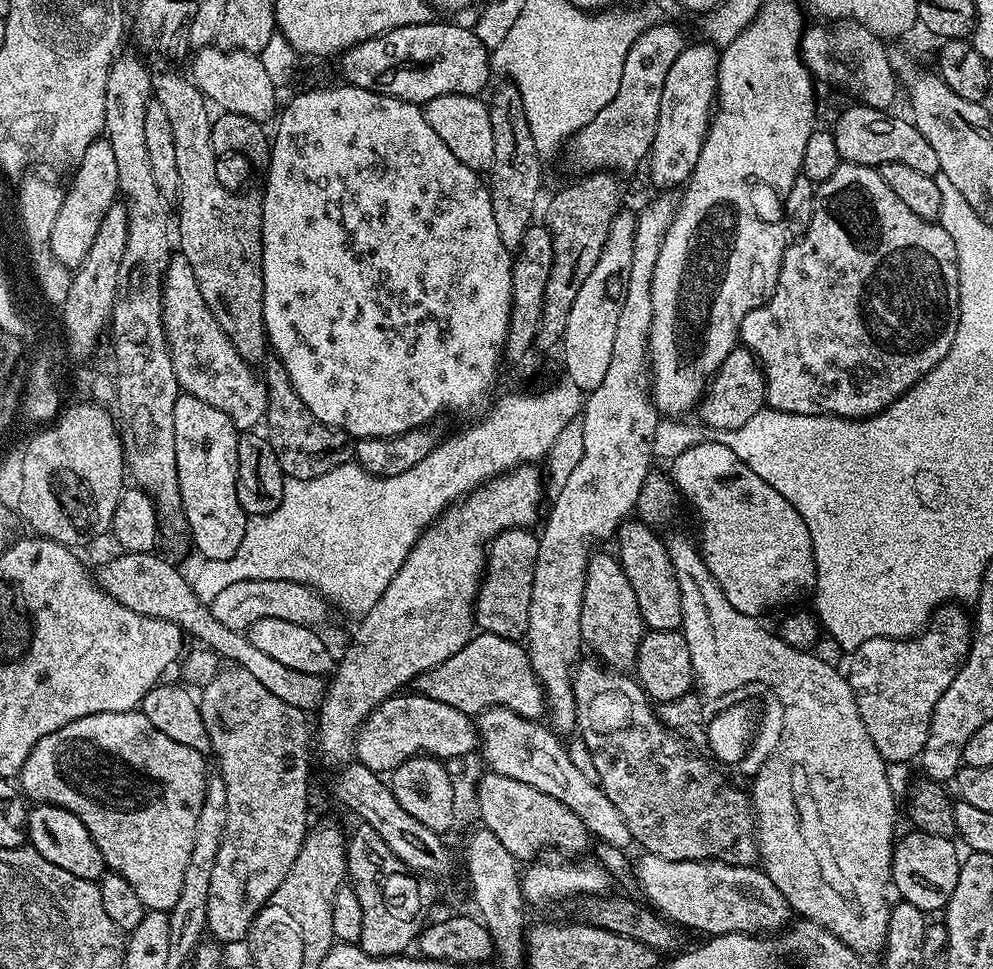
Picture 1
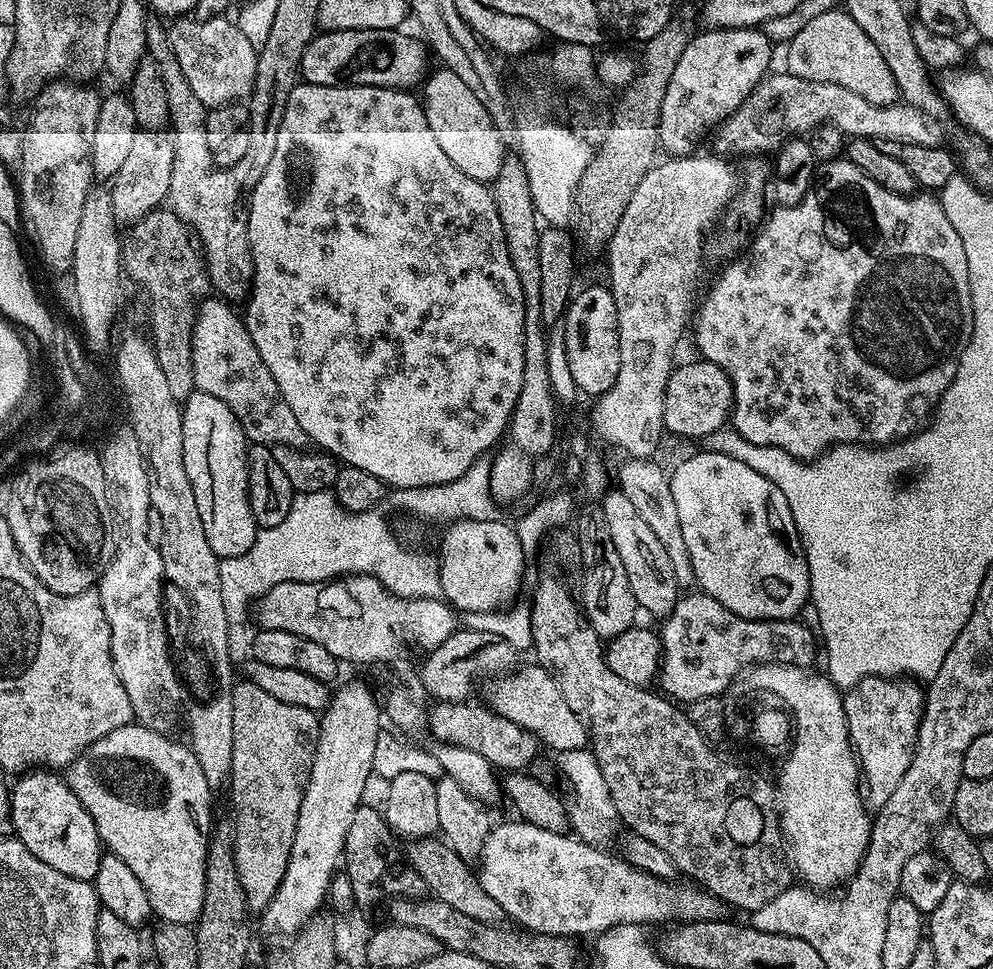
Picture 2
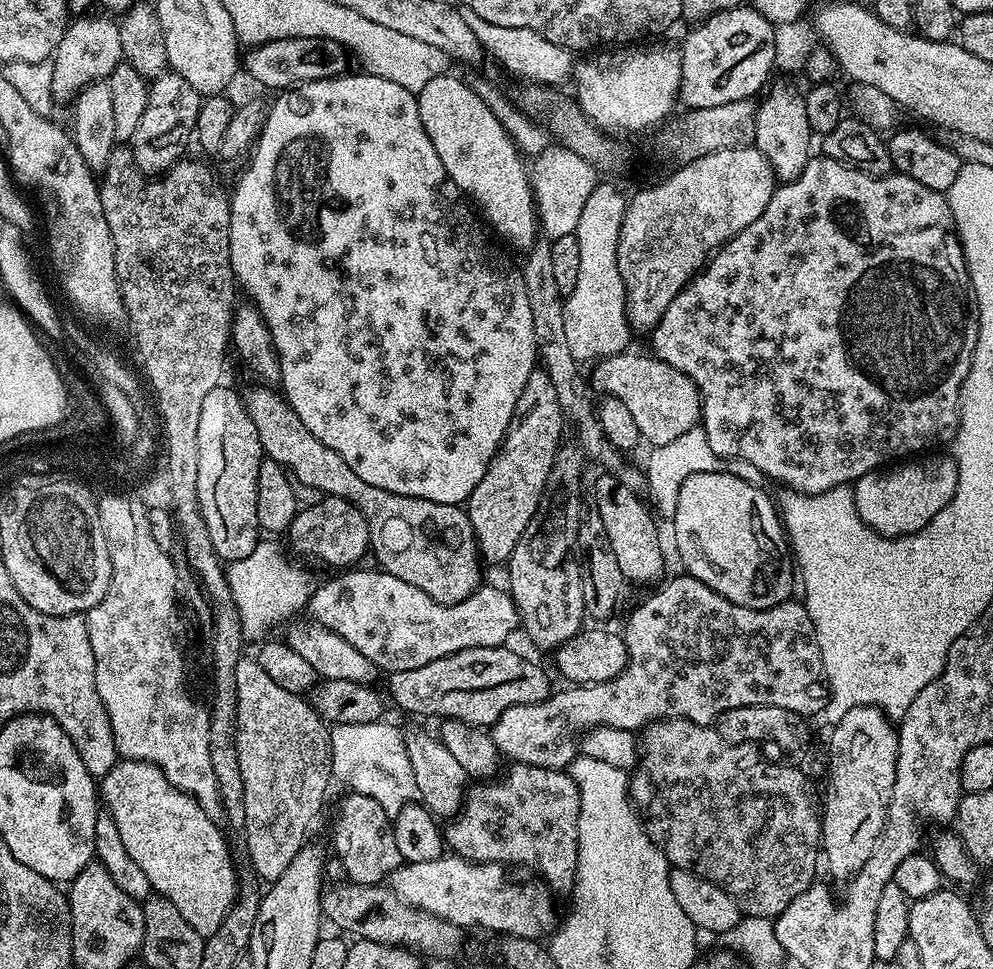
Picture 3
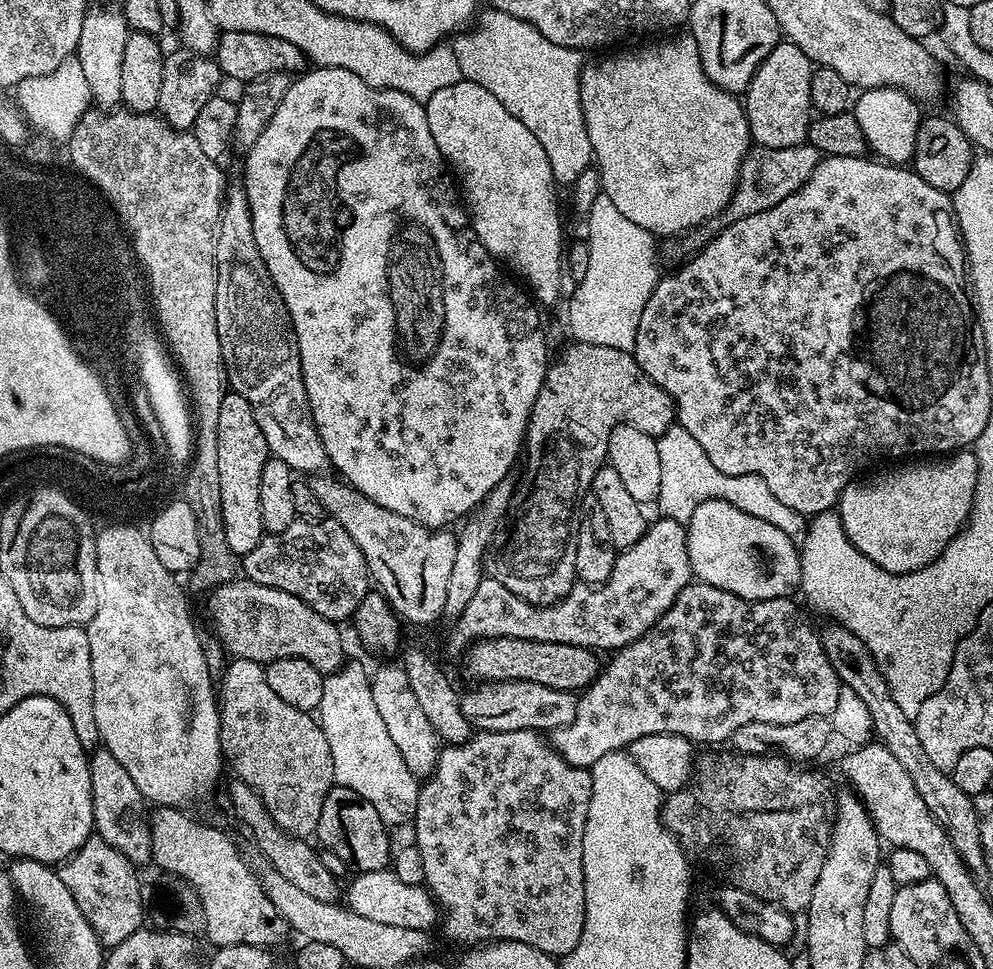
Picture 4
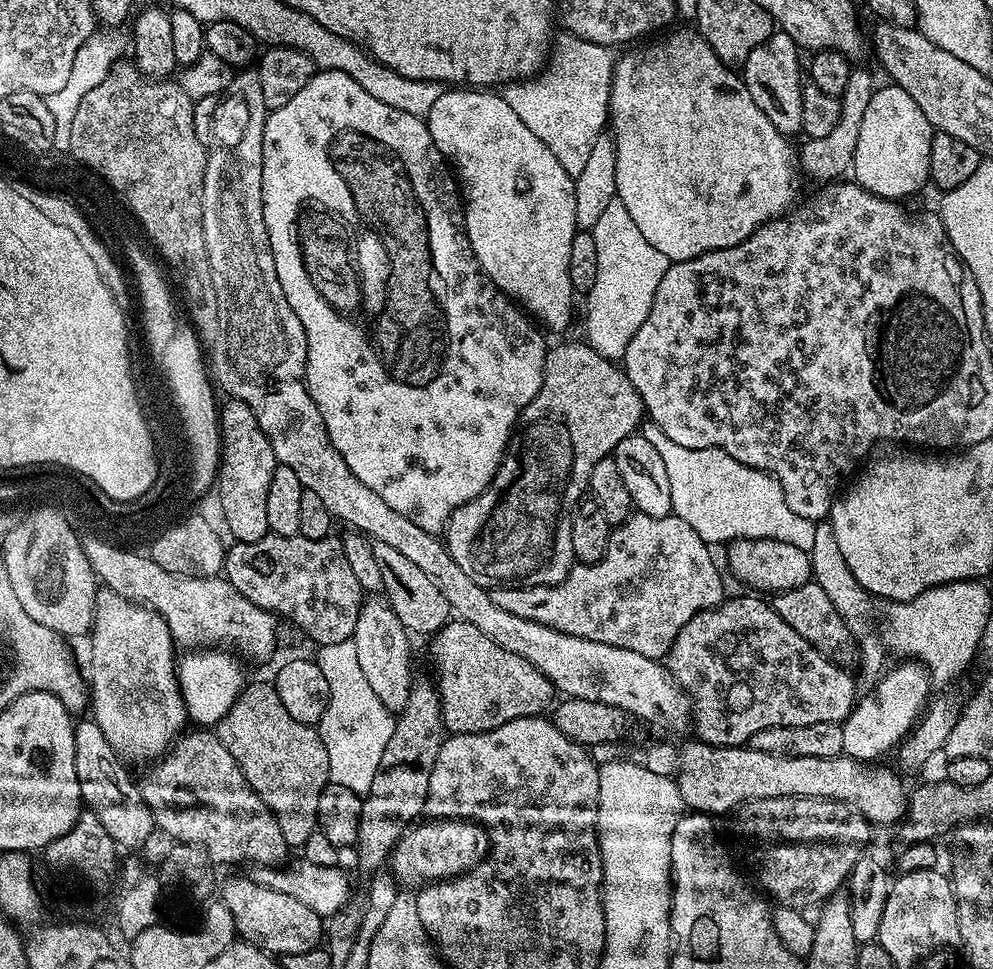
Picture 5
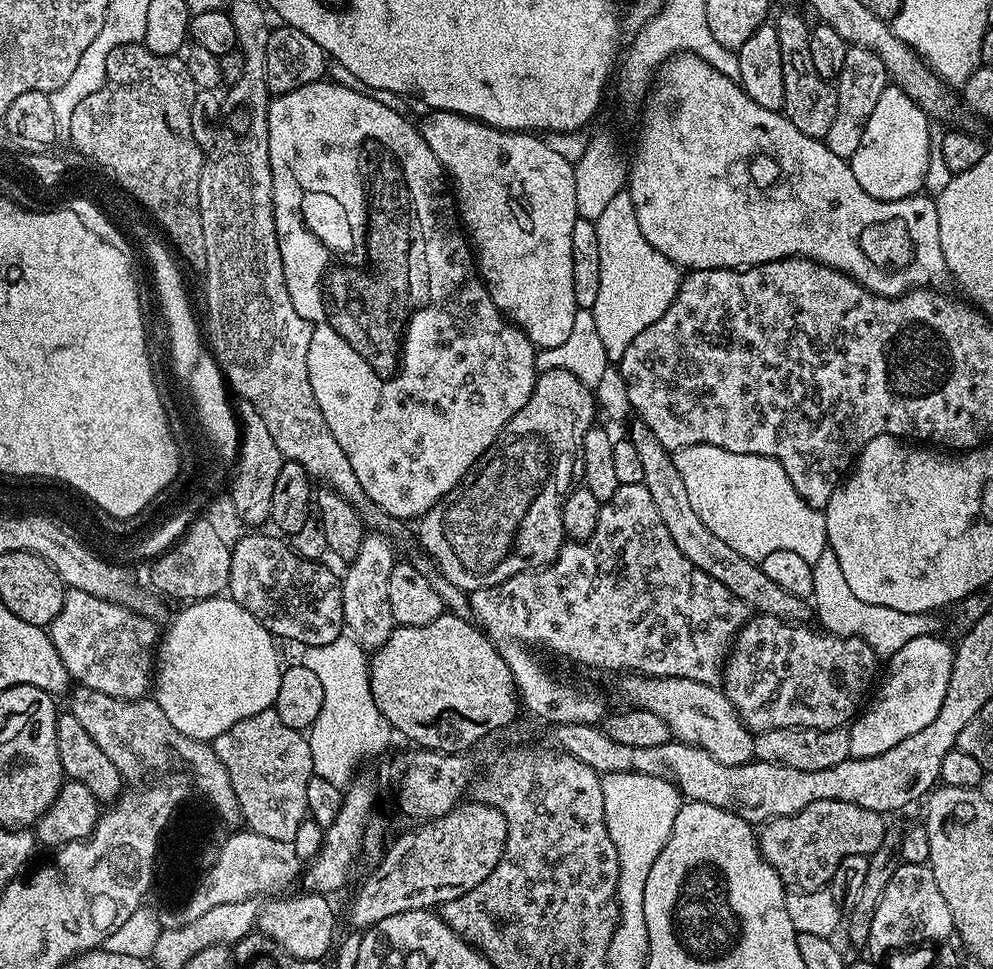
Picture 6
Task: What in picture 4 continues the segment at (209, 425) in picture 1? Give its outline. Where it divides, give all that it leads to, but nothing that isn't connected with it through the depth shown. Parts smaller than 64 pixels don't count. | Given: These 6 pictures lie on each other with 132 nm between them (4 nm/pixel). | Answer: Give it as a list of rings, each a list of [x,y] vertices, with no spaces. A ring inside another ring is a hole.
[[[228,390],[225,391],[222,398],[222,406],[218,413],[218,478],[221,482],[222,488],[222,518],[226,526],[226,542],[230,542],[230,550],[235,552],[237,557],[244,557],[247,552],[254,550],[254,546],[258,546],[258,542],[266,535],[264,527],[262,526],[262,506],[258,499],[258,485],[262,479],[262,466],[266,466],[266,462],[270,459],[270,453],[266,446],[266,438],[262,438],[262,430],[258,426],[258,422],[254,418],[254,410],[250,410],[250,402],[246,402],[246,398],[242,398],[242,394]]]

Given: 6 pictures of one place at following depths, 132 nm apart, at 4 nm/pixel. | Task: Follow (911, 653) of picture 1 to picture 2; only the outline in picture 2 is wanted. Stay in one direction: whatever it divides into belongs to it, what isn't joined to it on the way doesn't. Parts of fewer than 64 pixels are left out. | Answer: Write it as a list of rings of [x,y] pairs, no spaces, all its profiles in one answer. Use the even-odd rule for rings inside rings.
[[[867,676],[847,689],[843,697],[852,749],[860,761],[862,788],[867,803],[878,810],[888,801],[890,794],[894,794],[898,782],[902,782],[902,774],[910,770],[920,733],[920,720],[924,717],[925,693],[919,683],[908,678]]]

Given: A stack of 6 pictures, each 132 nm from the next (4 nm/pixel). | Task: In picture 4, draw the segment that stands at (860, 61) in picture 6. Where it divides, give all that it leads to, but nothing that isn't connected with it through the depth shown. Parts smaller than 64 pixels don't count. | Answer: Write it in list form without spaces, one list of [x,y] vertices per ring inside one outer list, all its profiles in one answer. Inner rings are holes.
[[[807,142],[785,148],[753,147],[742,162],[740,180],[736,183],[732,201],[722,213],[723,219],[728,222],[741,220],[744,216],[758,214],[762,210],[770,210],[778,206],[782,198],[794,194],[808,181],[810,174],[814,174],[821,159],[820,151]]]

